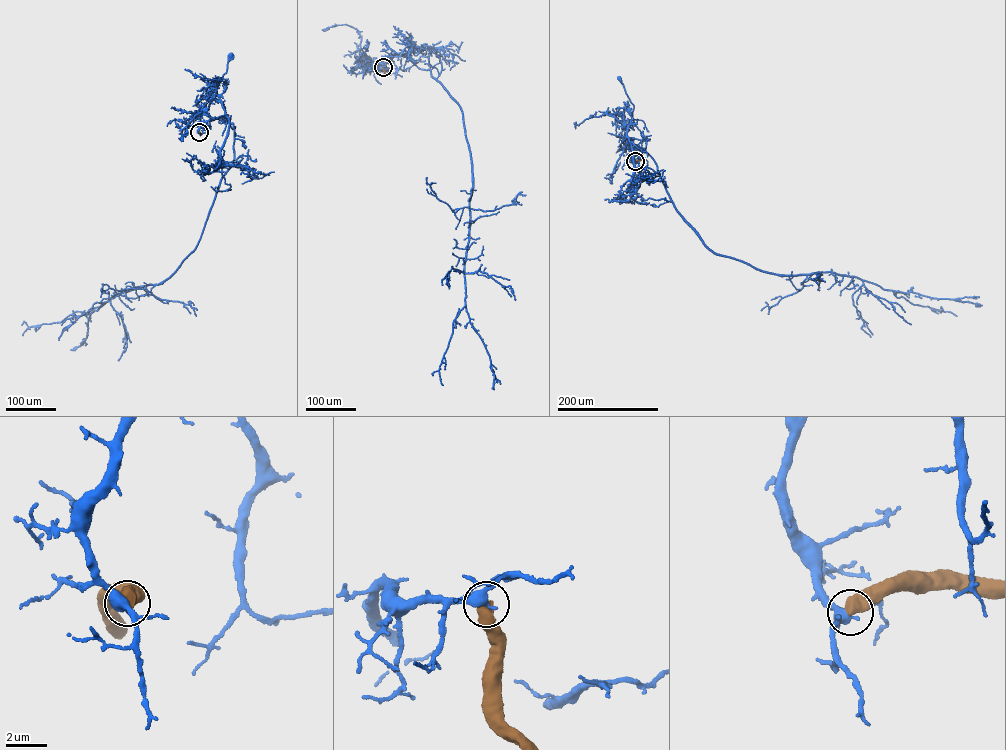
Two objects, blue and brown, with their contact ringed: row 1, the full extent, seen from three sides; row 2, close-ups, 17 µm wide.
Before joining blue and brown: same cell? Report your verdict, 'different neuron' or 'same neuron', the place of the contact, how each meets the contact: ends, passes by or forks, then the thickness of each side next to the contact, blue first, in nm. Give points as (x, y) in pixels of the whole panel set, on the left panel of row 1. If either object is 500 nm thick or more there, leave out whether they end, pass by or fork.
different neuron | (199, 132) | 440/600 nm

